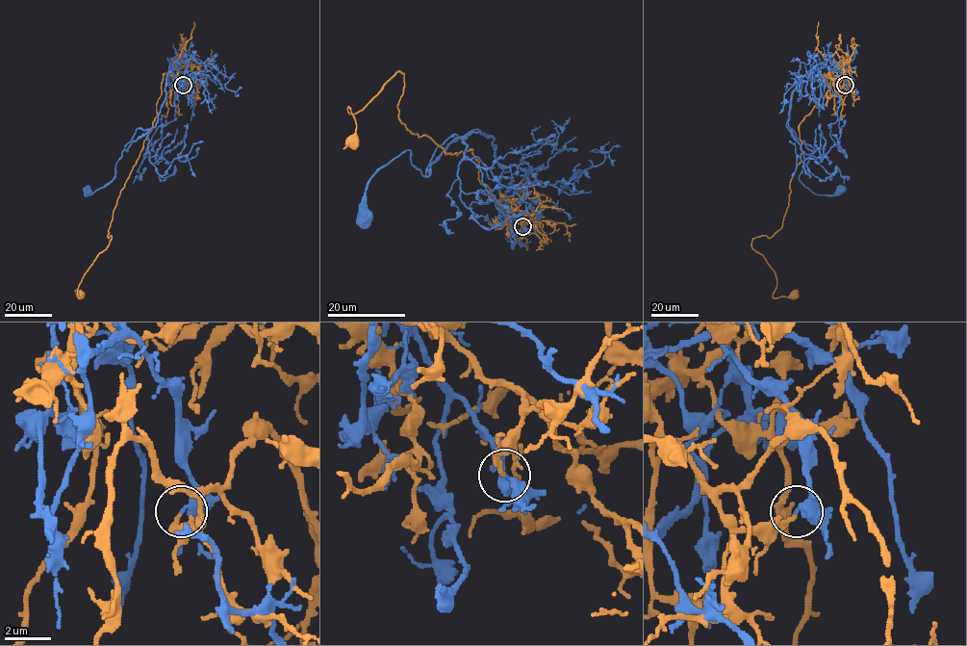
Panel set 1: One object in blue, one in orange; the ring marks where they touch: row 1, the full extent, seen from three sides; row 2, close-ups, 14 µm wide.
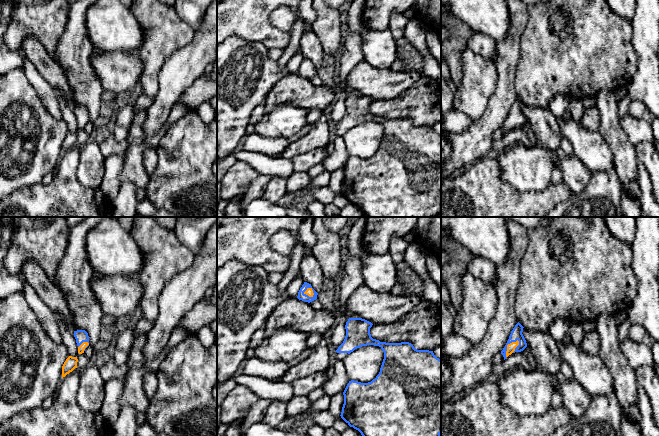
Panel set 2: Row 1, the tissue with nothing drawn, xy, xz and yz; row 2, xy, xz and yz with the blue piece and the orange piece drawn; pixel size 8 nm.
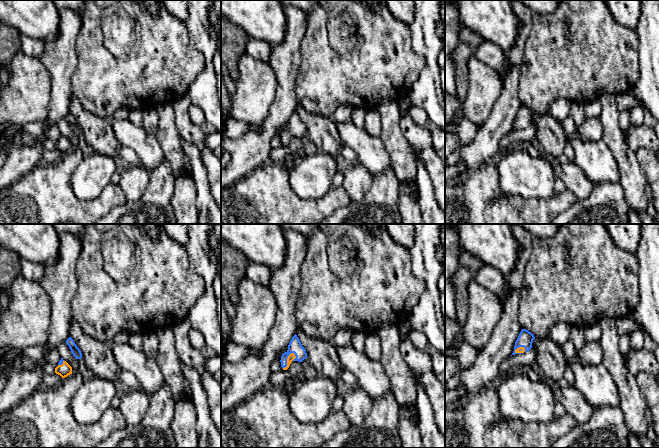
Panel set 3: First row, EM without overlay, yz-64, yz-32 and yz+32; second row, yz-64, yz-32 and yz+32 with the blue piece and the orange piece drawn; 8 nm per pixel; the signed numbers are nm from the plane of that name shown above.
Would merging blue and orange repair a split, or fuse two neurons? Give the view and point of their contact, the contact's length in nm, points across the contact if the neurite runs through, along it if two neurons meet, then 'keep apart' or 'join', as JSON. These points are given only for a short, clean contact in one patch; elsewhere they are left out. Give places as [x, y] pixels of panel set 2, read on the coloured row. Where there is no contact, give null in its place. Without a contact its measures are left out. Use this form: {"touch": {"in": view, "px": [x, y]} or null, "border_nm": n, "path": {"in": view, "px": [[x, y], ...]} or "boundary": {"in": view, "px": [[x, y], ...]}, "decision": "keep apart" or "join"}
{"touch": {"in": "yz", "px": [506, 346]}, "border_nm": 180, "boundary": {"in": "yz", "px": [[517, 339], [507, 345], [506, 357]]}, "decision": "keep apart"}

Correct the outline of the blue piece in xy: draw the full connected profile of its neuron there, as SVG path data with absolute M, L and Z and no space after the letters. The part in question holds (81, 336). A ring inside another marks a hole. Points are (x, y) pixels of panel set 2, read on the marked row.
M85 330L74 331L74 337L76 339L77 346L79 347L83 342L89 343L89 336Z

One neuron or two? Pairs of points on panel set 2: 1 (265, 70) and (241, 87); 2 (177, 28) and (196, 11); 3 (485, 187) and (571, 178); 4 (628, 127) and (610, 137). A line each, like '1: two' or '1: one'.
1: one
2: two
3: two
4: two

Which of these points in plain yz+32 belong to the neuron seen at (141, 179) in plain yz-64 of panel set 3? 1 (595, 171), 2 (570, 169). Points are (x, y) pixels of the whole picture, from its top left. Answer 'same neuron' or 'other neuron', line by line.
1: other neuron
2: same neuron

